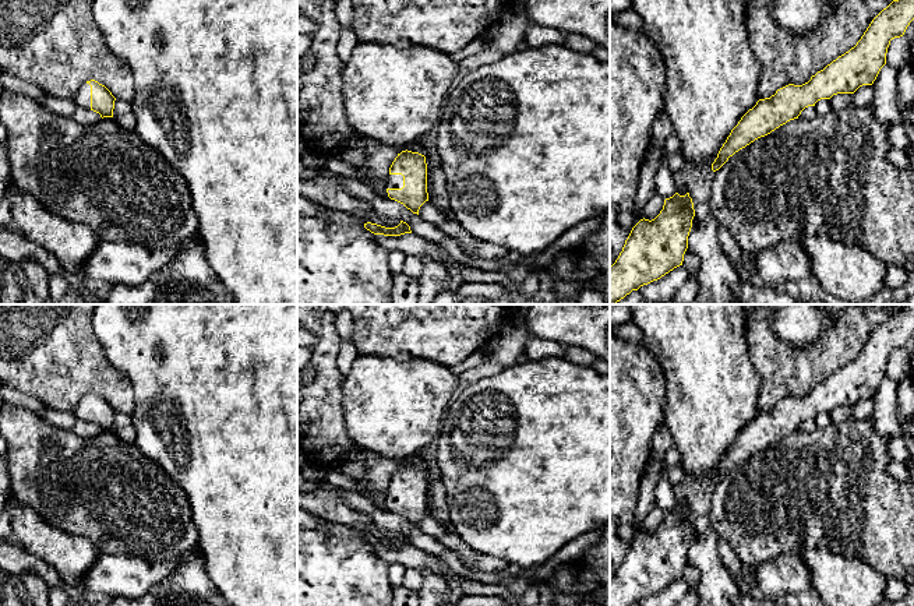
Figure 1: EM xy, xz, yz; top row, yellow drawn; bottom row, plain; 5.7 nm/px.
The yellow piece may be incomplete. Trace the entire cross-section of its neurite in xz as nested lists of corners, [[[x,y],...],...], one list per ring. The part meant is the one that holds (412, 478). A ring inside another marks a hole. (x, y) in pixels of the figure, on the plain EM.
[[[407,462],[398,466],[385,500],[391,512],[419,528],[420,519],[428,514],[426,469]]]

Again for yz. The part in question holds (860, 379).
[[[914,304],[893,313],[869,337],[854,360],[839,369],[802,398],[788,397],[770,411],[759,412],[731,443],[712,476],[719,483],[730,469],[755,452],[765,450],[798,431],[808,419],[837,406],[854,406],[862,398],[872,398],[886,377],[890,353],[904,348],[914,332]]]

